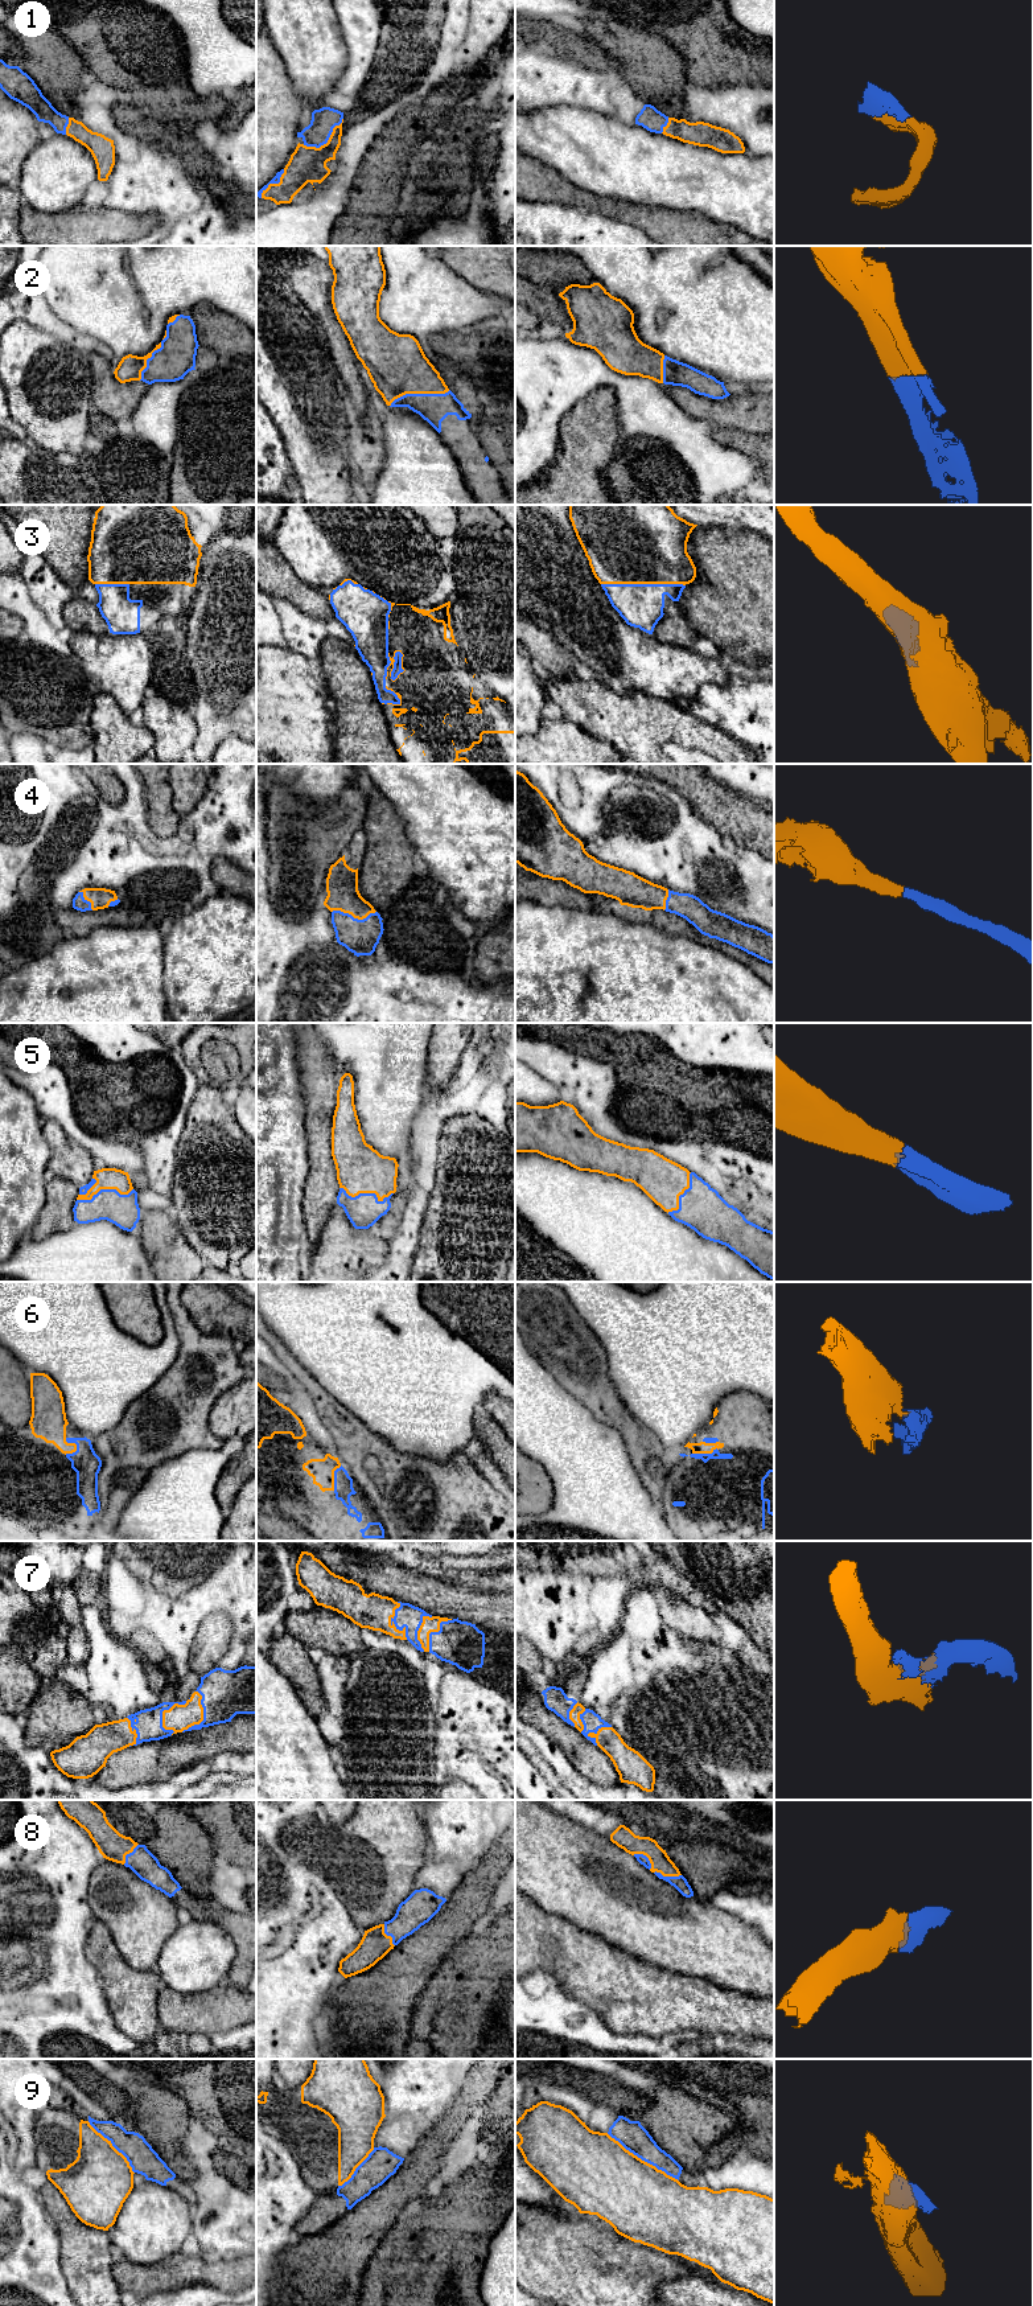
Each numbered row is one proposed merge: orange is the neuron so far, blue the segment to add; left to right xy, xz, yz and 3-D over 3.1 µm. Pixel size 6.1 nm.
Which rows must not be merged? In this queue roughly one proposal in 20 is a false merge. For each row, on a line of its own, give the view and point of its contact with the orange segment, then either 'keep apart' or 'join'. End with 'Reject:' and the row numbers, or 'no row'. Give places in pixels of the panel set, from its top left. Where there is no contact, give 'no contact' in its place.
1: contact xz (328, 142); join
2: contact xz (419, 393); join
3: contact yz (643, 583); join
4: contact xz (354, 917); join
5: contact xz (367, 1192); join
6: contact xy (74, 1443); join
7: contact xz (392, 1623); join
8: contact yz (667, 1875); join
9: contact yz (641, 2159); keep apart
Reject: 9

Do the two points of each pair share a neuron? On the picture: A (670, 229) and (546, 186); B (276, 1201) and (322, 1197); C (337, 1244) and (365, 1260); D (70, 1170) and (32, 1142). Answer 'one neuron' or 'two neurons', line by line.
A: one neuron
B: two neurons
C: one neuron
D: two neurons

